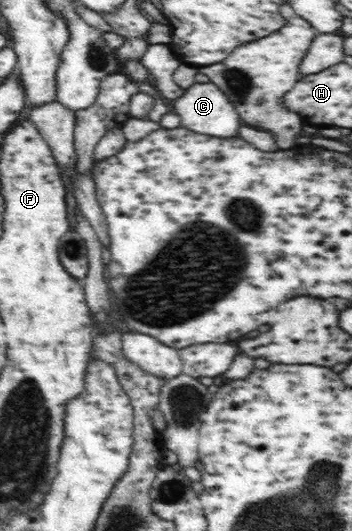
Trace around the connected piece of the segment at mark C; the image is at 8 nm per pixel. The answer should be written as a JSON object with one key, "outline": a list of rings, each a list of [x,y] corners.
{"outline":[[[195,81],[181,96],[171,100],[171,104],[175,108],[175,113],[180,116],[180,124],[201,135],[211,134],[227,138],[235,136],[237,128],[241,126],[239,112],[235,110],[235,106],[231,106],[231,100],[227,100],[227,95],[223,96],[223,90],[210,81]]]}

